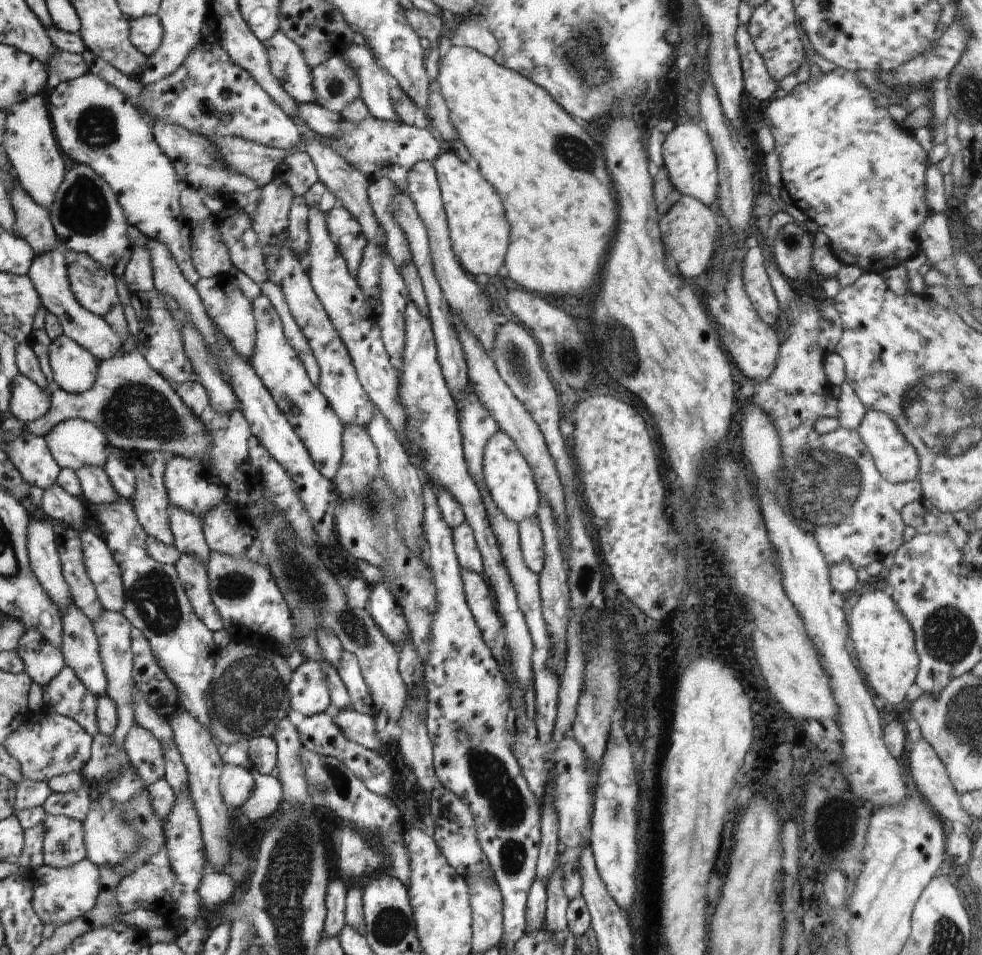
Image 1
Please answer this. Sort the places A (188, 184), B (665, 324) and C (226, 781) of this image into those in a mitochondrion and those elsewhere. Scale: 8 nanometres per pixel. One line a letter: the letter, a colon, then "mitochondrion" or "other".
A: other
B: other
C: other

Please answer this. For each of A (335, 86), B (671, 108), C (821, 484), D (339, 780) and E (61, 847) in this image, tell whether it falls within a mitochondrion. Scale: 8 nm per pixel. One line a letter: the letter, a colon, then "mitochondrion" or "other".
A: mitochondrion
B: other
C: mitochondrion
D: mitochondrion
E: mitochondrion

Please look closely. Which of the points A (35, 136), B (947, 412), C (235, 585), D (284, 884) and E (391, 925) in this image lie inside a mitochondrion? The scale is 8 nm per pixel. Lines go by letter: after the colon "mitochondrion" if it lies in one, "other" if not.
A: other
B: mitochondrion
C: mitochondrion
D: mitochondrion
E: mitochondrion

